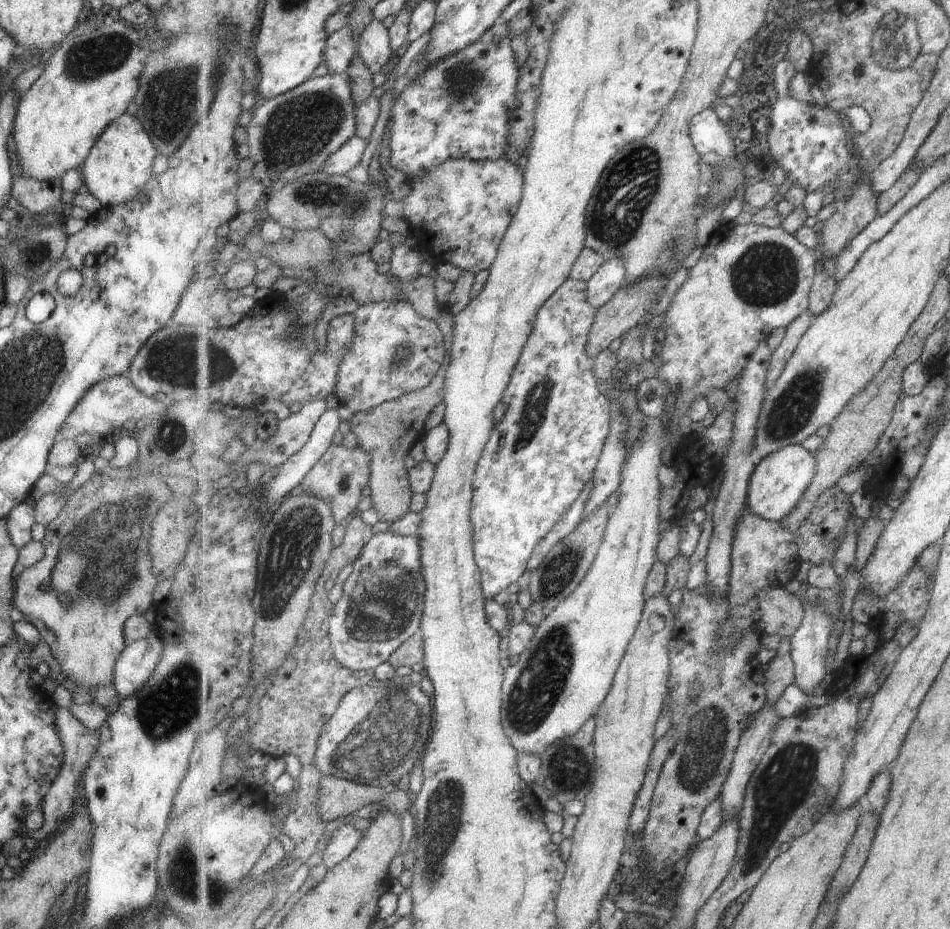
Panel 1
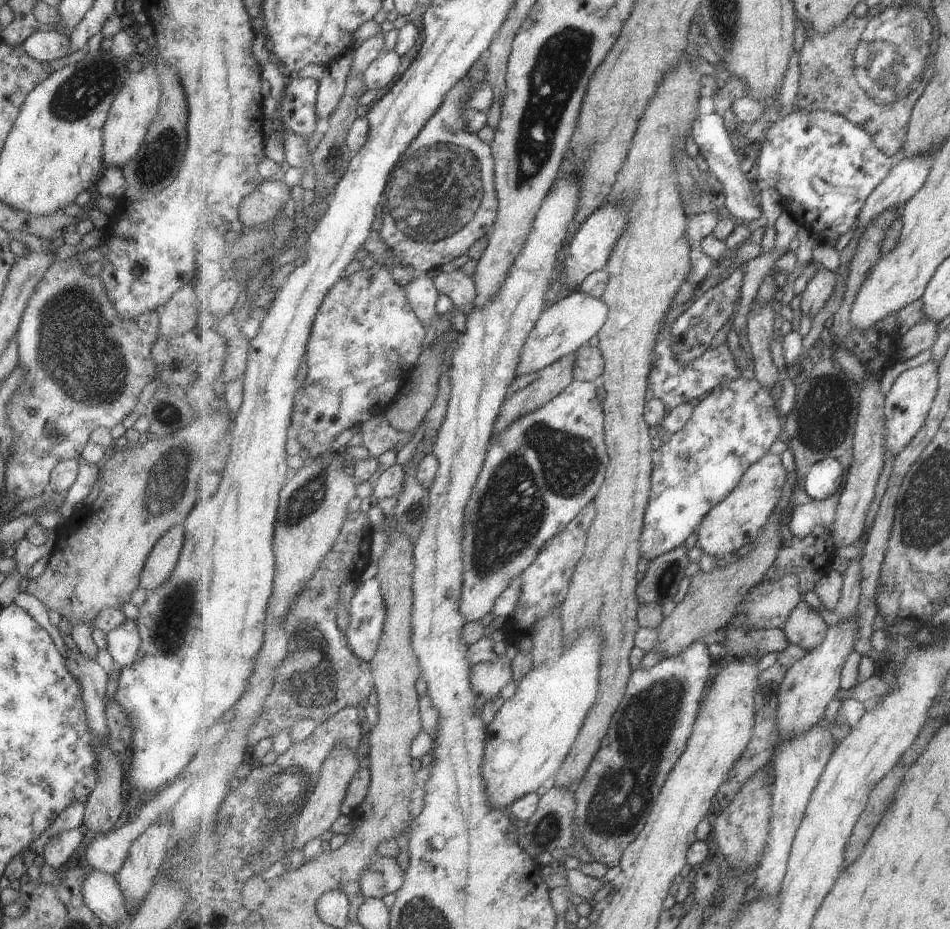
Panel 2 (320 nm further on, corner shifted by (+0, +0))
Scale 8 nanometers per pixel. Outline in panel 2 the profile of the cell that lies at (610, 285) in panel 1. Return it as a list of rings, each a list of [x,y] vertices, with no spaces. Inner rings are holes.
[[[581,289],[571,293],[567,298],[548,307],[540,316],[532,330],[524,349],[520,354],[516,376],[523,376],[529,372],[540,372],[561,360],[567,355],[573,355],[581,347],[587,345],[593,336],[597,336],[608,321],[609,309],[601,298],[596,299],[586,295]]]

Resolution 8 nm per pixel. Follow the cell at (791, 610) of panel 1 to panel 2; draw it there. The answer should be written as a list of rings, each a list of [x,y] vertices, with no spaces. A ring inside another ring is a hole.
[[[803,600],[793,611],[783,630],[793,646],[811,652],[824,643],[829,628],[819,613]]]

